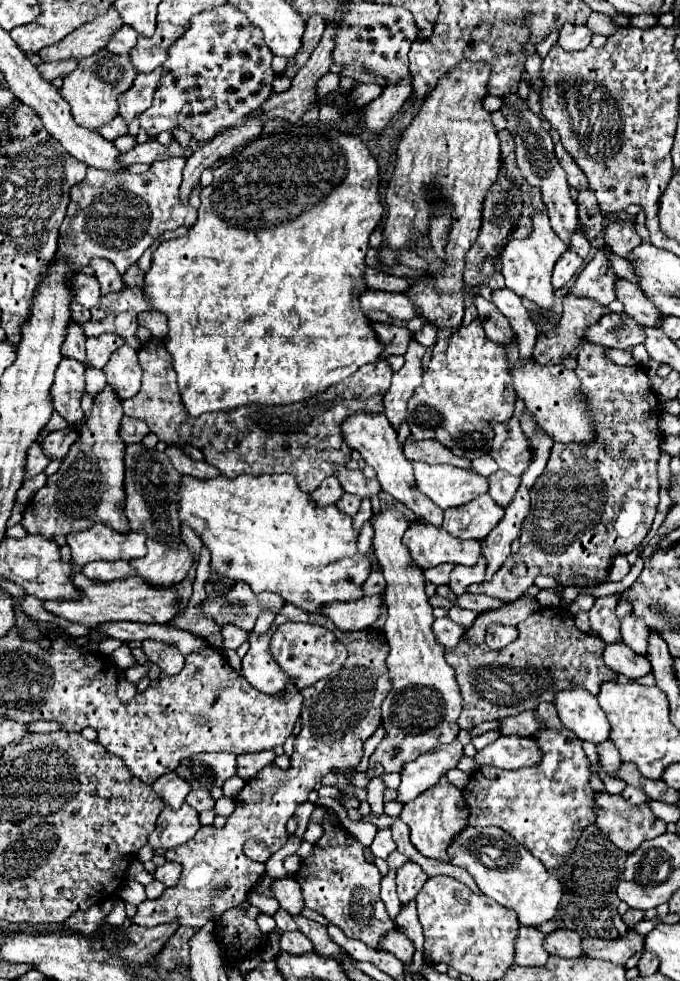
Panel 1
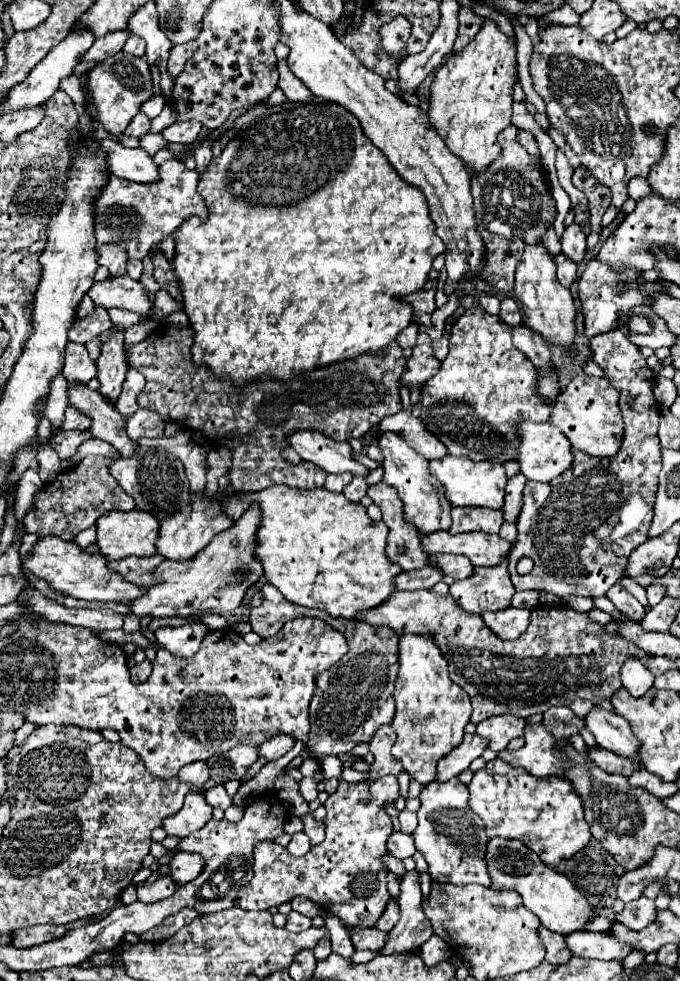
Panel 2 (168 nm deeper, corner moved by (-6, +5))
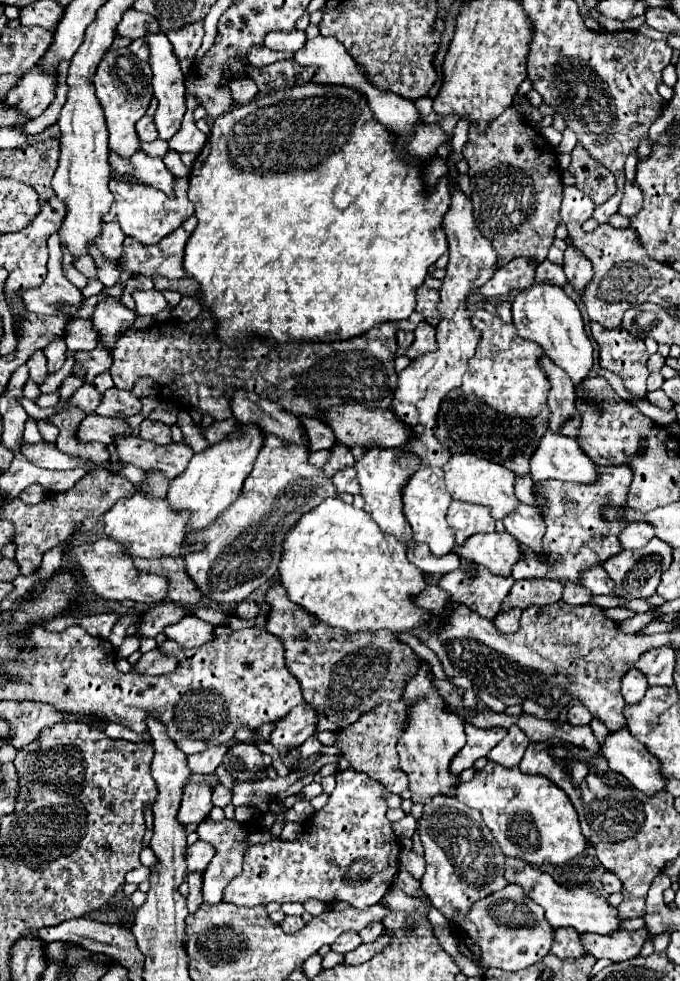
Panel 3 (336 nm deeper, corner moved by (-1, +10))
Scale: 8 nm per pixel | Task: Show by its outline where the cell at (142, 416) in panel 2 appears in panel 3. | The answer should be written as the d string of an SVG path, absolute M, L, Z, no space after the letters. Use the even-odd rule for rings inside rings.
M145 418L141 422L141 438L149 440L149 442L155 442L155 444L169 444L169 442L173 442L171 434L169 434L169 426L165 426L163 422L151 420L151 418Z

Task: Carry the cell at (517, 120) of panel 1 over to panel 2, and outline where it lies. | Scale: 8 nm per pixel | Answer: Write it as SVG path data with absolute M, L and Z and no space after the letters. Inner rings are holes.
M576 223L566 227L566 231L562 235L562 253L574 263L580 263L586 255L586 235L582 235L582 231L578 231Z

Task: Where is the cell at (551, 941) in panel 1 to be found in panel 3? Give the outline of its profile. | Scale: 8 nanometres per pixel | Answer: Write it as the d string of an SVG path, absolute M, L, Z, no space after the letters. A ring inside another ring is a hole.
M615 930L613 934L581 934L581 946L595 958L609 958L613 962L623 962L635 958L647 940L647 930Z

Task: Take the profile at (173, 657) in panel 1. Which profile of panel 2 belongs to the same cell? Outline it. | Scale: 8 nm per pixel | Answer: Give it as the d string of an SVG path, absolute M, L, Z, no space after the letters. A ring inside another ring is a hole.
M202 623L192 625L180 625L180 627L160 627L156 629L156 641L160 647L168 649L172 655L190 657L198 651L204 635L208 633Z

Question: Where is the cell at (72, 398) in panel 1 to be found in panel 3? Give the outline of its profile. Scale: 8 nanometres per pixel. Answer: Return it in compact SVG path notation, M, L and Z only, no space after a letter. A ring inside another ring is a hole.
M135 436L117 438L117 442L113 444L121 462L133 464L143 470L161 470L167 478L181 474L193 456L191 446L187 444L171 442L169 446L157 446L155 442L145 442Z

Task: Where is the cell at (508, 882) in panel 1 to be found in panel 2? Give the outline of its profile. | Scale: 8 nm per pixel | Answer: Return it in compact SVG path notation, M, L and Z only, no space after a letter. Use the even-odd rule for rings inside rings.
M490 839L486 861L490 867L492 887L494 889L512 889L516 891L524 905L542 919L542 925L554 933L570 935L574 931L586 931L588 923L596 917L594 905L560 873L546 867L534 851L514 839Z

